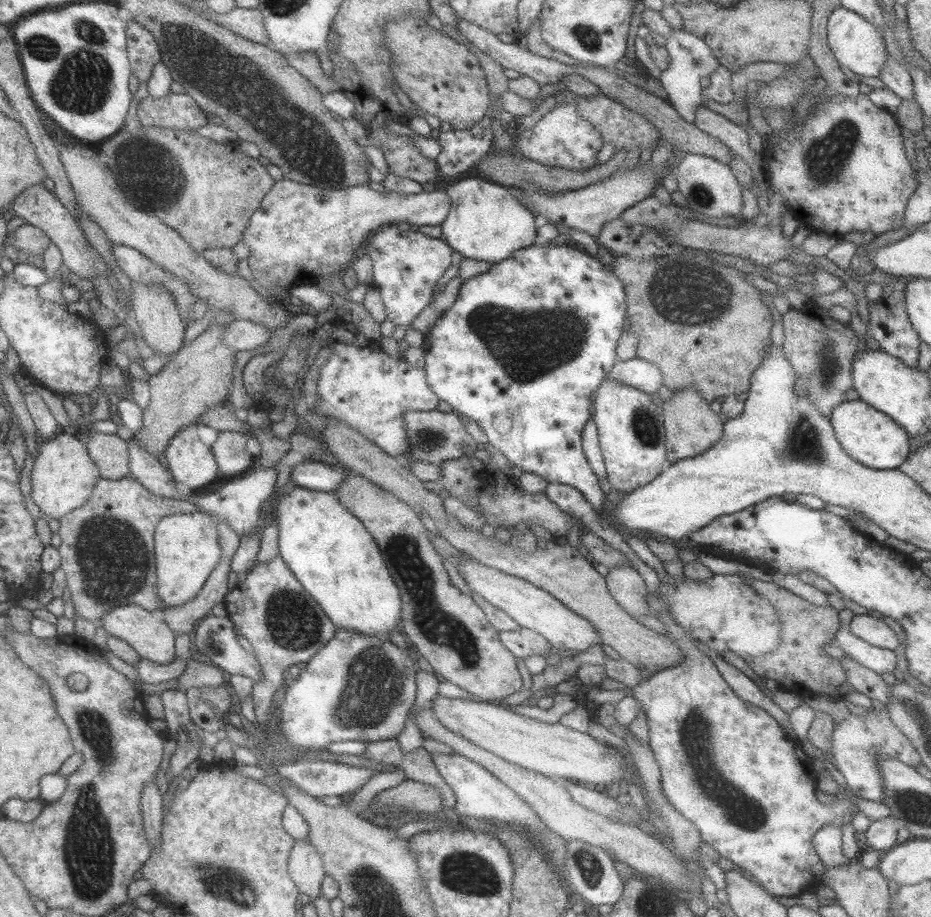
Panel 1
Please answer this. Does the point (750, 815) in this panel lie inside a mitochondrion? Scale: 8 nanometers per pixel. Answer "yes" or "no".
yes

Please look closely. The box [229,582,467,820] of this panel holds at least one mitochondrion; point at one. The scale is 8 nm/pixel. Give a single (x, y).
(362, 701)

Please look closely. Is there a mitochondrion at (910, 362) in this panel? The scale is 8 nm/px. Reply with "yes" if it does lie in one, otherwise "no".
no

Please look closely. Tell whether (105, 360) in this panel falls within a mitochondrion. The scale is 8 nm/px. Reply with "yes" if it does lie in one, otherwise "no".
no

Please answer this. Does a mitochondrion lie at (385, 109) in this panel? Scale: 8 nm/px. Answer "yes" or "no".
no

